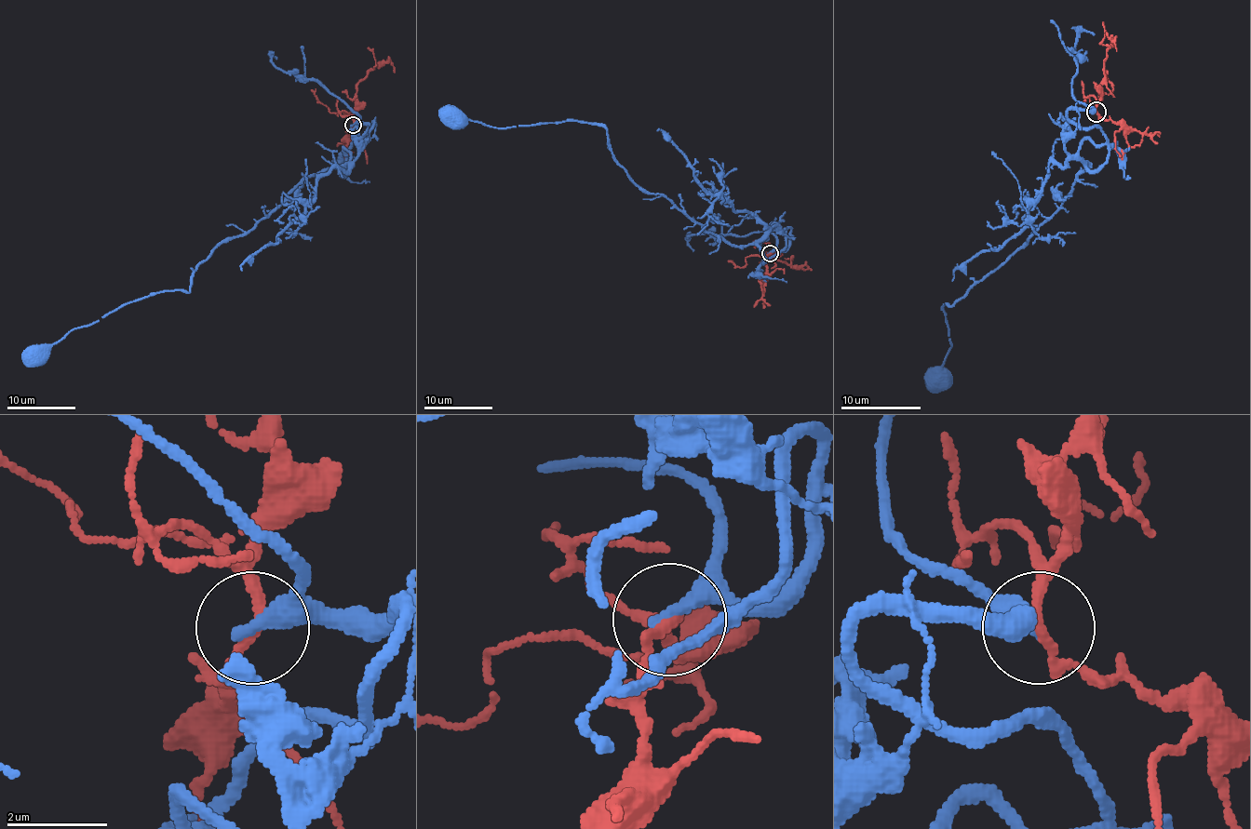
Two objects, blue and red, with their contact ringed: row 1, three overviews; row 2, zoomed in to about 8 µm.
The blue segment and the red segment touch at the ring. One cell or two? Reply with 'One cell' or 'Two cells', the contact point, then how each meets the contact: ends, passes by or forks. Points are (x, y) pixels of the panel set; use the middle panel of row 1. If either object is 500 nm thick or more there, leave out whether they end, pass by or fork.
Two cells. Place: (770, 253). At the ring blue ends. At the ring red passes by

